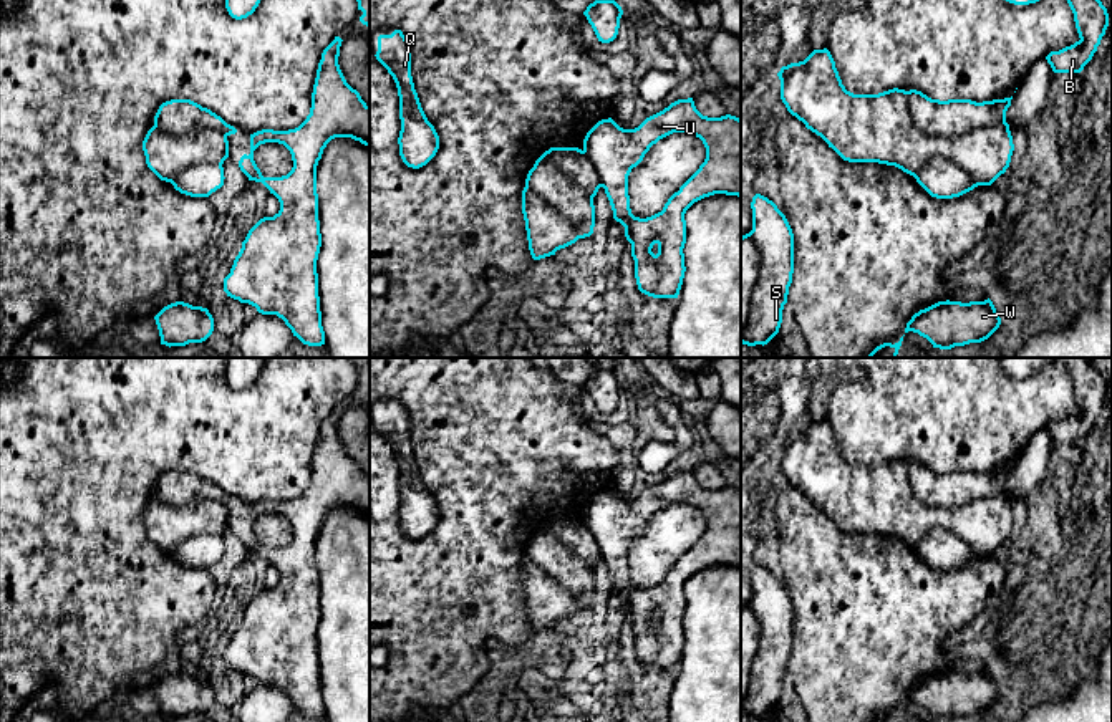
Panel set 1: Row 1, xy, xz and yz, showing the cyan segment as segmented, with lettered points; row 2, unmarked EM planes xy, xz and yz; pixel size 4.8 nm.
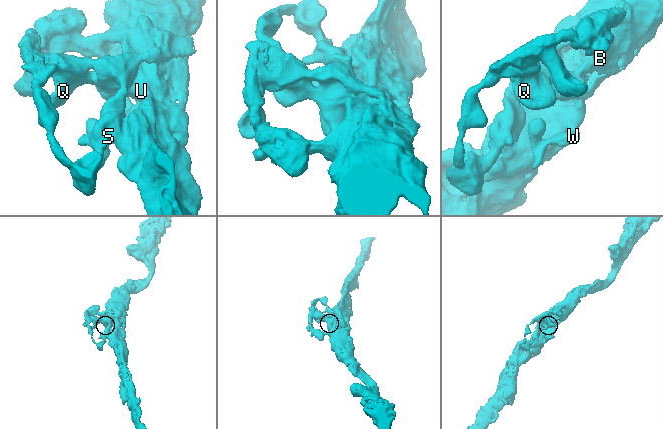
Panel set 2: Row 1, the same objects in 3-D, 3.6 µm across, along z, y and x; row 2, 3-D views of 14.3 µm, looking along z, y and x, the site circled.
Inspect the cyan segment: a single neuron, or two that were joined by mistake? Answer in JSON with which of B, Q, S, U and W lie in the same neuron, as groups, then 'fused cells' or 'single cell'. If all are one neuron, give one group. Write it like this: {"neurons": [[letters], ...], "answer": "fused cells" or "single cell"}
{"neurons": [["B", "Q", "S", "U", "W"]], "answer": "single cell"}

